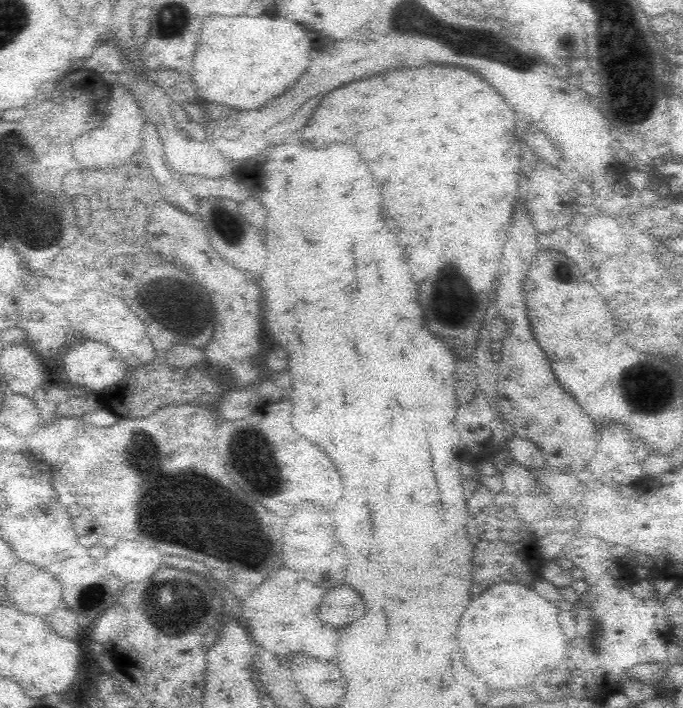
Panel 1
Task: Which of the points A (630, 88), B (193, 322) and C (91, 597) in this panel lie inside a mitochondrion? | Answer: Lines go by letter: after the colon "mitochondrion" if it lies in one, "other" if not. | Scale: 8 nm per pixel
A: mitochondrion
B: mitochondrion
C: mitochondrion

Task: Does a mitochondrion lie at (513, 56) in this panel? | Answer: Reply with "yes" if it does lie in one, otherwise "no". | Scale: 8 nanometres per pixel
yes

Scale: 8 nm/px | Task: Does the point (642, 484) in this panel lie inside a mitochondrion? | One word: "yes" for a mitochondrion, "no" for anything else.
no

